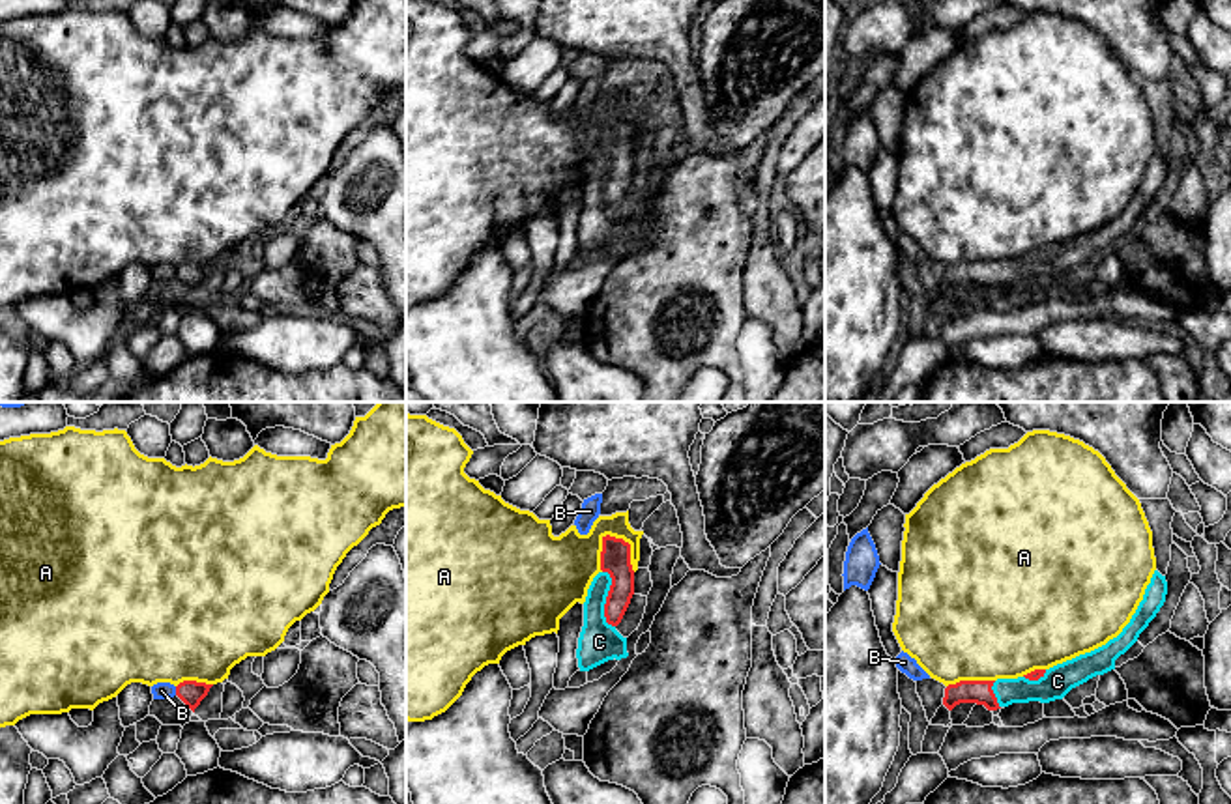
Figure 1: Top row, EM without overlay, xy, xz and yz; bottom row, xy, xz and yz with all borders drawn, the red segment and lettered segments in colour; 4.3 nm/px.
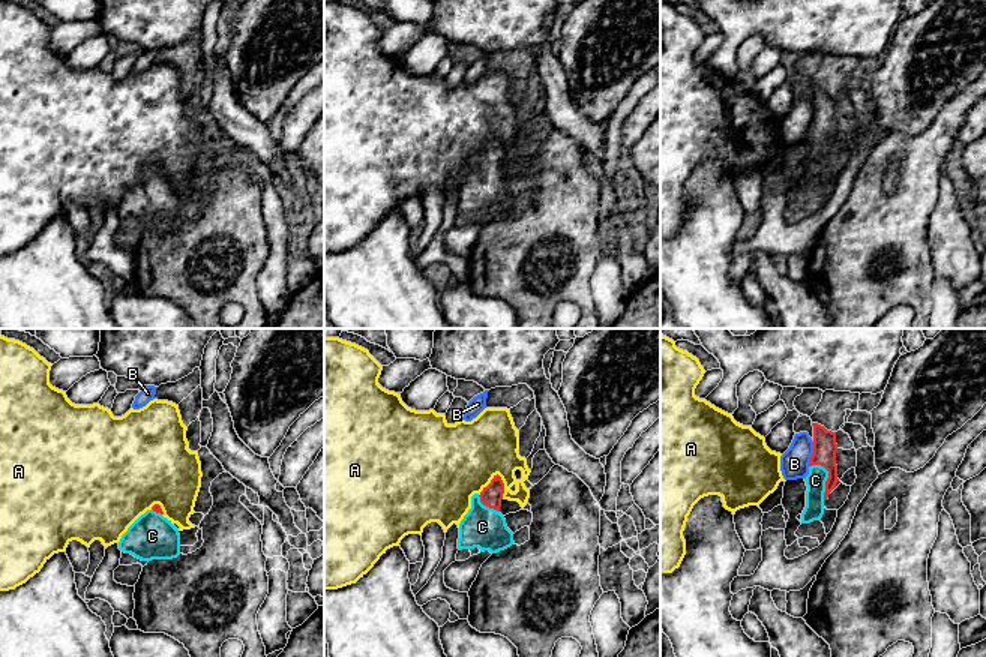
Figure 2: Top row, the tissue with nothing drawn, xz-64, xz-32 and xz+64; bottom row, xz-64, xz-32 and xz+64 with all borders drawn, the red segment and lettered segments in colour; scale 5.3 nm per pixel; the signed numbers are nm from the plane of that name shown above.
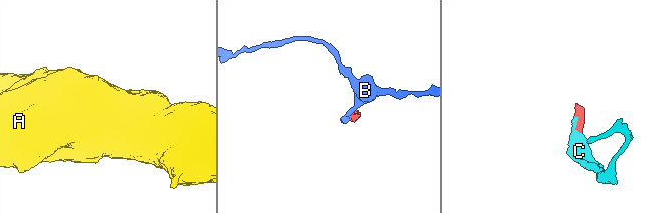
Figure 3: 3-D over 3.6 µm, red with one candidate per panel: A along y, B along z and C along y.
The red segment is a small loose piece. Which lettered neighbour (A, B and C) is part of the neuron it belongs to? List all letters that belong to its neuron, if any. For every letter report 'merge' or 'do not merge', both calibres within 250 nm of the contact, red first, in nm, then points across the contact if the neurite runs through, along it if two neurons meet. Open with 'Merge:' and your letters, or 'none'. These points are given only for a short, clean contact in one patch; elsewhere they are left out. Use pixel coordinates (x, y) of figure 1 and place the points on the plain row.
Merge: C
A: do not merge | 130/240 nm | along xz (603, 116), (614, 116), (629, 126), (629, 144), (635, 152)
B: do not merge | 110/80 nm | along xy (174, 268), (176, 275)
C: merge | 130/180 nm | across xz (616, 135), (616, 165), (607, 180), (599, 200), (599, 223)

